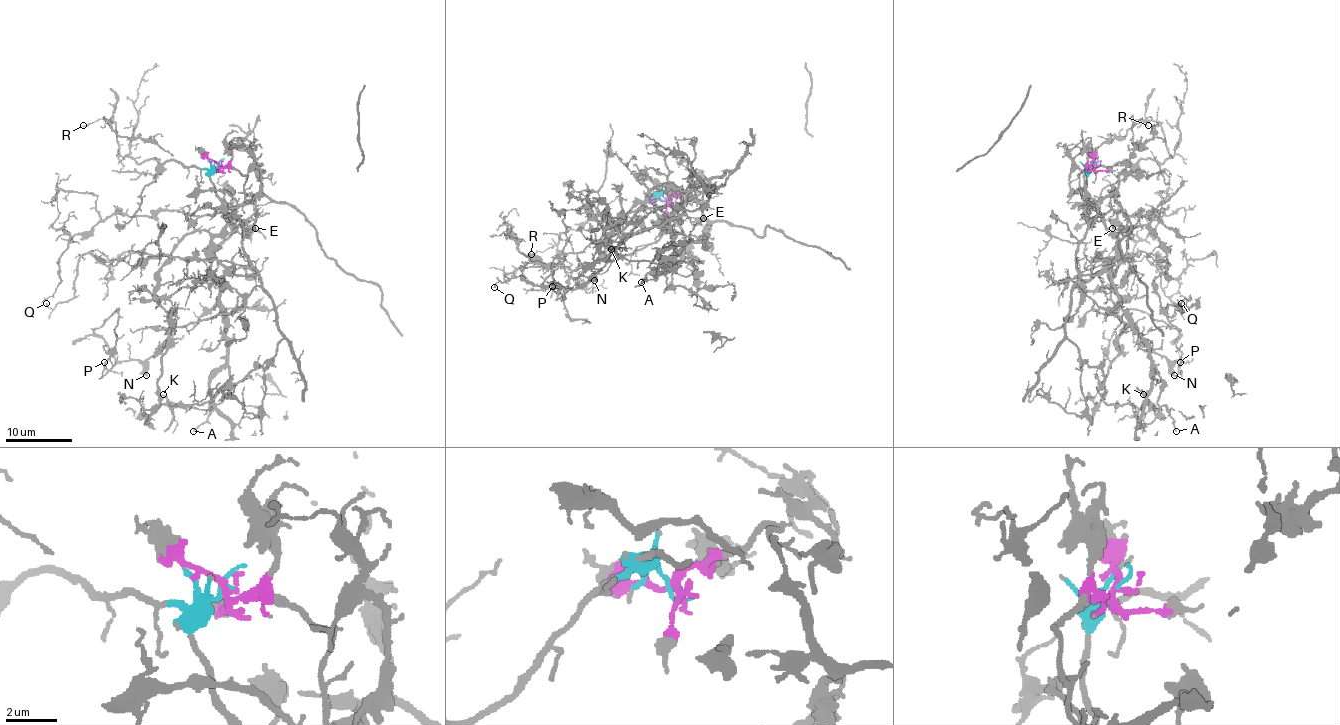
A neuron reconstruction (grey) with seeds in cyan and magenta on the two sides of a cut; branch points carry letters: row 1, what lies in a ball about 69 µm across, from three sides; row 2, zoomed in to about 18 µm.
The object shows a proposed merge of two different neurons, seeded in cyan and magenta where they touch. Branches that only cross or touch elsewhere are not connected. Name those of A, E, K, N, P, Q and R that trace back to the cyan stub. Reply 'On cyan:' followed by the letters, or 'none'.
On cyan: N, P, Q, R

